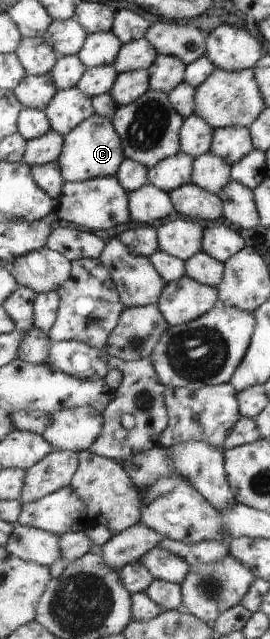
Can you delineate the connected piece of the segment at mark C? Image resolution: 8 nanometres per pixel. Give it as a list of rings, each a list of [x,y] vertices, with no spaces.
[[[95,113],[66,136],[64,153],[59,161],[65,180],[85,182],[99,177],[117,176],[126,160],[124,139],[117,132],[116,122]]]

